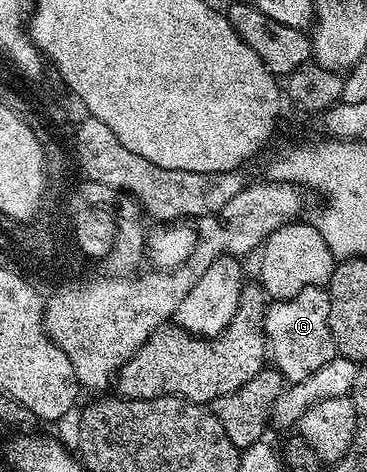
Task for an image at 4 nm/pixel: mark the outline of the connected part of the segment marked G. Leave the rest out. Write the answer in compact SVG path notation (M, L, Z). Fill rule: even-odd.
M326 286L305 288L295 297L274 300L265 313L263 328L267 334L270 362L288 384L305 381L309 373L317 373L321 365L336 358L335 342L329 333L329 293Z

